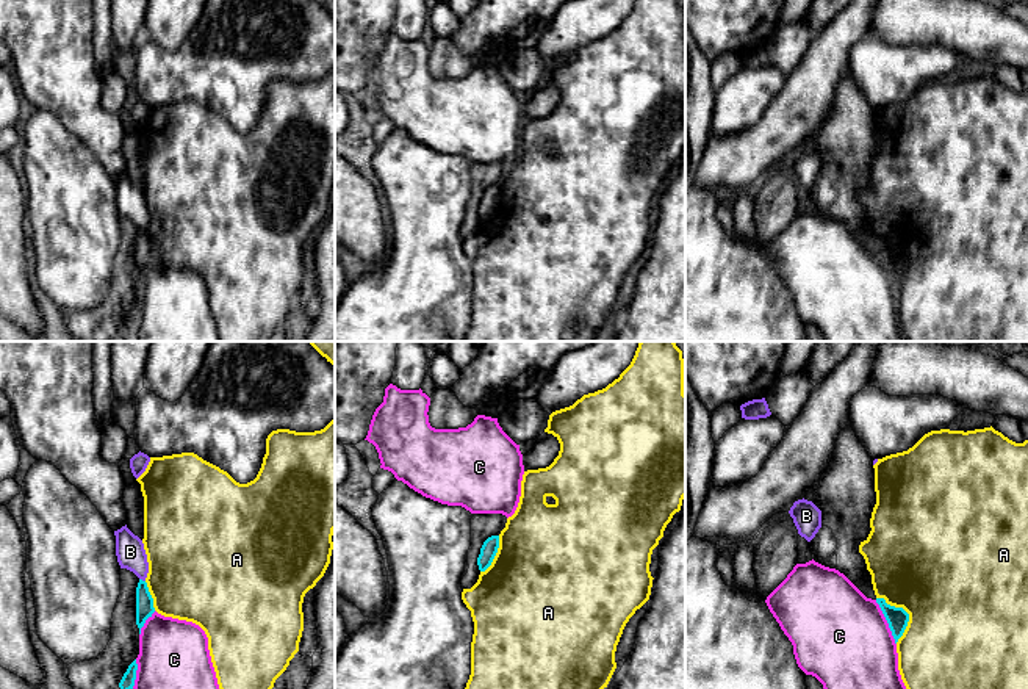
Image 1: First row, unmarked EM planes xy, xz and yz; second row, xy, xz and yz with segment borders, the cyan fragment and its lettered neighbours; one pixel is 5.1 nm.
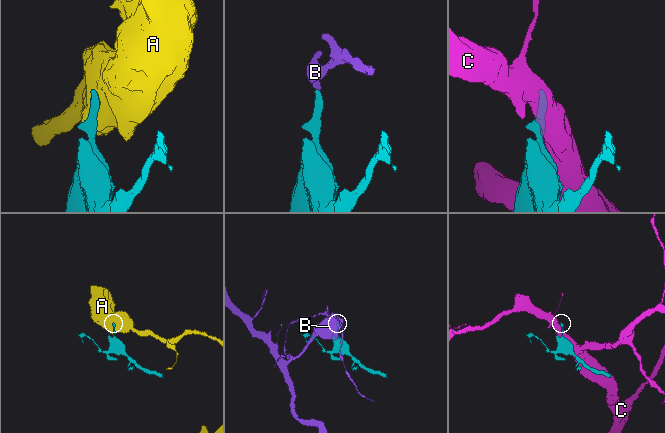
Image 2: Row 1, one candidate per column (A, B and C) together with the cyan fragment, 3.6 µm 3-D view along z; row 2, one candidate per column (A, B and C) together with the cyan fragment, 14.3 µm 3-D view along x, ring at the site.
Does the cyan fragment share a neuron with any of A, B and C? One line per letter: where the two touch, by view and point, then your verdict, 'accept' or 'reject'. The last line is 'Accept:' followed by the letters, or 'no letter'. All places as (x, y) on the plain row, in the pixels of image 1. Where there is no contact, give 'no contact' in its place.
A: meets cyan in yz at (906, 262); reject
B: meets cyan in xy at (141, 229); reject
C: meets cyan in yz at (887, 271); reject
Accept: no letter

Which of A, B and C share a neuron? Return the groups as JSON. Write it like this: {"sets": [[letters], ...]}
{"sets": [["A"], ["B"], ["C"]]}

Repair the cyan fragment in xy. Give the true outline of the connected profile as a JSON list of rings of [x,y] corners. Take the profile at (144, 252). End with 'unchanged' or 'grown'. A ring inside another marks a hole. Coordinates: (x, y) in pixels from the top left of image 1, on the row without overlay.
[[[139,229],[136,236],[136,274],[139,277],[139,283],[146,269],[152,266],[153,262],[155,262],[153,247],[149,241],[147,232]]] | unchanged

